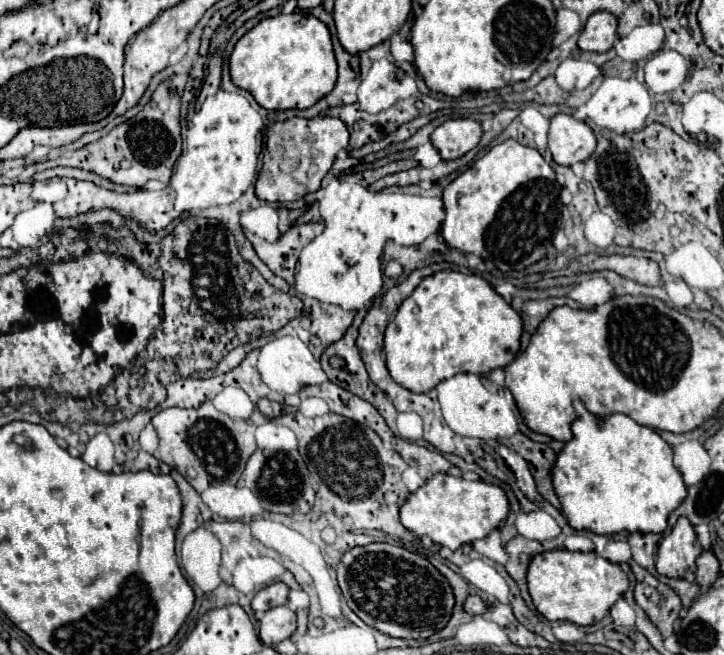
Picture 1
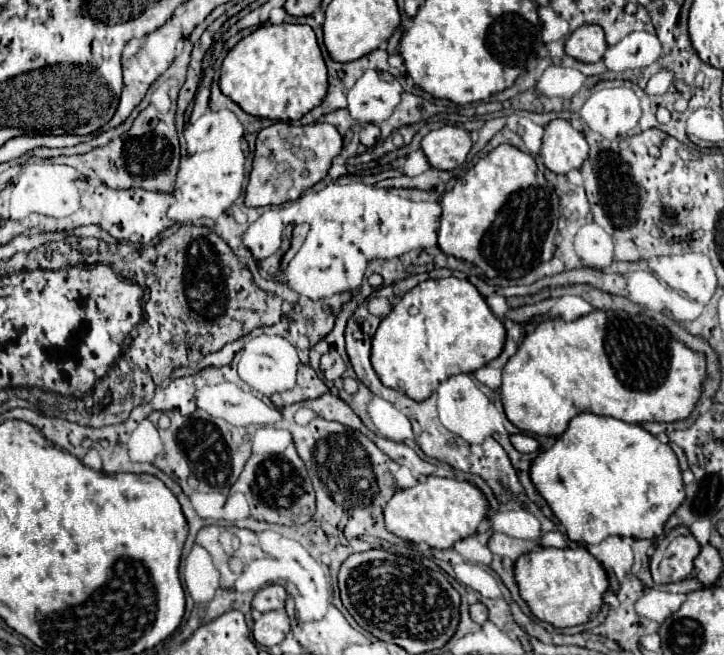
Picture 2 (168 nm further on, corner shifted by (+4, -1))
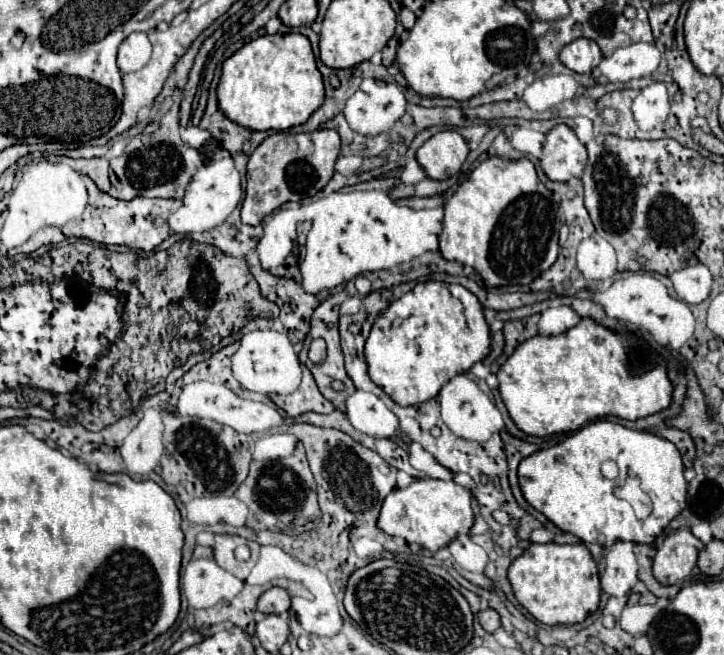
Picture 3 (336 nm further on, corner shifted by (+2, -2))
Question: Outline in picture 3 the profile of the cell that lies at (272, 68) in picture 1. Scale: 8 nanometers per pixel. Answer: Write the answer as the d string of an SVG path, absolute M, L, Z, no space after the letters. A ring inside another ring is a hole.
M266 34L236 54L224 66L218 82L218 108L248 130L288 130L304 124L322 106L324 84L310 42L302 34Z

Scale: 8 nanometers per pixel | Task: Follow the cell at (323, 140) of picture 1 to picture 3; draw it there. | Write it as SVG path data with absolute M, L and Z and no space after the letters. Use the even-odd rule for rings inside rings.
M314 130L308 134L288 134L288 132L276 132L272 136L268 136L250 156L248 166L246 166L246 194L244 194L244 202L242 202L242 212L240 218L244 224L250 226L258 226L264 216L268 216L272 210L276 210L278 206L286 204L286 202L300 202L304 198L310 198L314 194L318 194L328 180L334 174L334 162L340 154L340 136L334 130Z

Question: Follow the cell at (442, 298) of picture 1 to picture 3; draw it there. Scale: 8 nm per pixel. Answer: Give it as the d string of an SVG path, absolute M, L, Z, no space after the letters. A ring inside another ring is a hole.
M420 282L402 298L390 302L390 306L376 318L370 336L364 344L364 358L368 374L396 404L412 406L434 398L440 388L456 374L468 372L474 362L484 360L490 352L490 328L482 314L478 298L460 284L446 282Z

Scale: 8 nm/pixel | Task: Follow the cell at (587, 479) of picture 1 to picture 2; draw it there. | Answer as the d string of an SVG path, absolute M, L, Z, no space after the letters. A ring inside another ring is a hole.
M594 413L576 415L564 435L558 437L552 449L540 453L530 467L530 477L548 501L554 515L566 527L568 539L592 545L600 543L610 535L634 537L634 539L656 539L664 533L668 517L684 501L684 483L678 469L678 459L670 445L660 443L640 425L630 425L614 417L602 417Z

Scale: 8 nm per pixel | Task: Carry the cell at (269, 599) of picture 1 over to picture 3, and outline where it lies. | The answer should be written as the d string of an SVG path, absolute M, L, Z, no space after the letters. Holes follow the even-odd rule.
M270 588L258 600L262 614L284 614L290 610L290 596L284 588Z

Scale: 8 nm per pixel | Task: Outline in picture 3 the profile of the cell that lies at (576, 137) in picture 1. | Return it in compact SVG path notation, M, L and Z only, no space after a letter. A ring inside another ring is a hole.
M558 124L546 134L540 166L552 182L568 182L582 176L586 160L586 146L566 124Z

